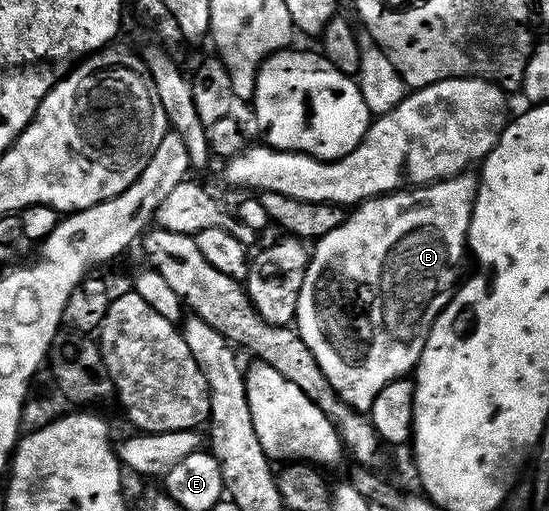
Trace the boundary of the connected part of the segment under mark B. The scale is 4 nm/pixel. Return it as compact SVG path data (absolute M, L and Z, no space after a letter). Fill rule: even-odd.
M473 175L452 177L446 181L438 181L435 185L422 185L410 187L404 191L389 194L388 197L375 197L372 201L362 201L346 216L345 222L331 235L316 242L312 246L307 275L303 279L303 291L299 295L299 307L297 308L297 320L295 328L301 334L303 343L311 347L311 355L315 355L315 363L327 375L334 391L340 395L341 401L350 406L356 413L372 414L373 401L391 383L408 378L416 370L421 361L423 351L427 347L427 339L433 330L433 324L439 319L439 315L453 302L453 294L458 288L457 272L461 269L461 260L469 249L469 228L477 202L478 178Z

